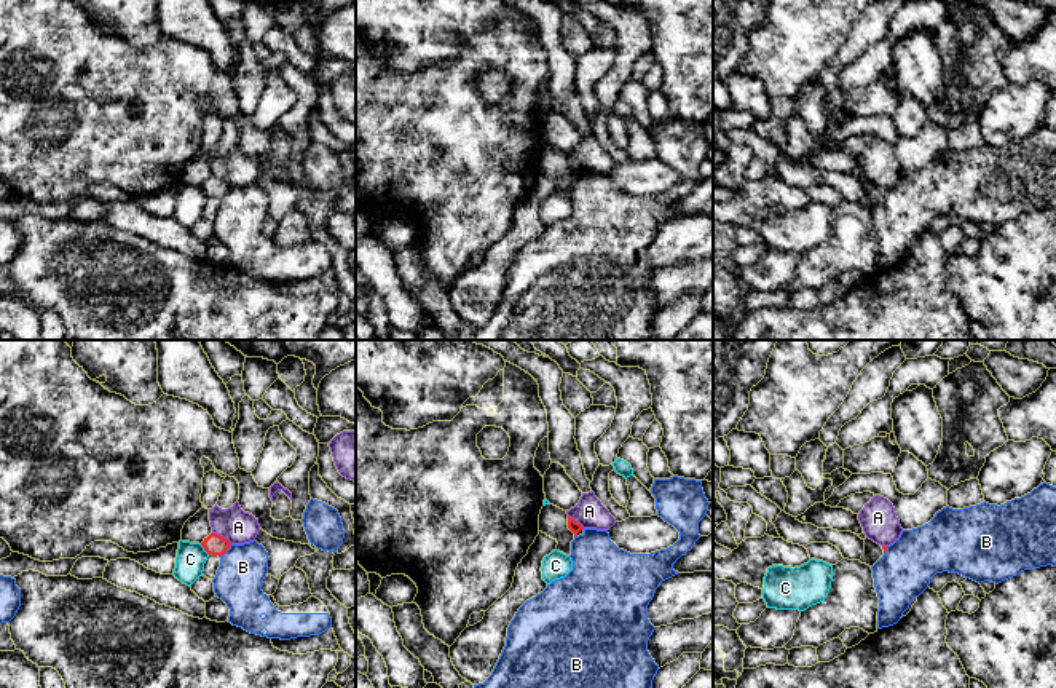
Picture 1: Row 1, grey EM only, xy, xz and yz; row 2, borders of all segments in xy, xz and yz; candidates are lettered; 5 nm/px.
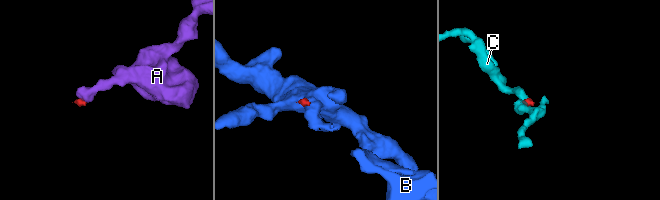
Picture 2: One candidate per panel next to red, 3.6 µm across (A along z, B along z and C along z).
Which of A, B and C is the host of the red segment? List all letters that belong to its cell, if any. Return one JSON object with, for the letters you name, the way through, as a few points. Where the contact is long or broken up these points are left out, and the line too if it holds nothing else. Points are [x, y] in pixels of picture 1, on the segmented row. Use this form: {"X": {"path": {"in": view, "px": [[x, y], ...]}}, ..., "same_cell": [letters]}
{"same_cell": []}

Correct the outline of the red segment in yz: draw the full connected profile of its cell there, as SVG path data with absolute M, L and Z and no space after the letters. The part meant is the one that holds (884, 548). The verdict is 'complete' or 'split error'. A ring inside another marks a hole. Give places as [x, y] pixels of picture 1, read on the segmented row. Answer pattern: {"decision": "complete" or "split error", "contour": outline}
{"decision": "split error", "contour": "M865 540L865 554L861 556L860 562L873 567L887 551L889 546L881 546L873 540Z"}

